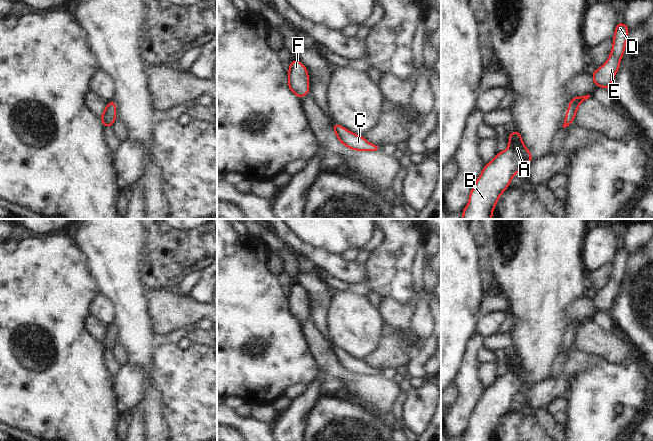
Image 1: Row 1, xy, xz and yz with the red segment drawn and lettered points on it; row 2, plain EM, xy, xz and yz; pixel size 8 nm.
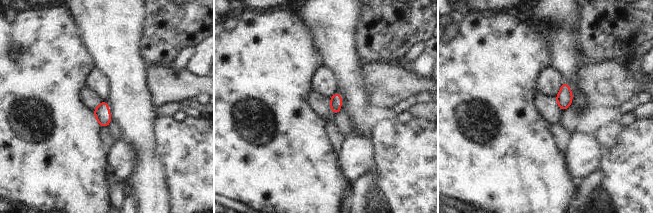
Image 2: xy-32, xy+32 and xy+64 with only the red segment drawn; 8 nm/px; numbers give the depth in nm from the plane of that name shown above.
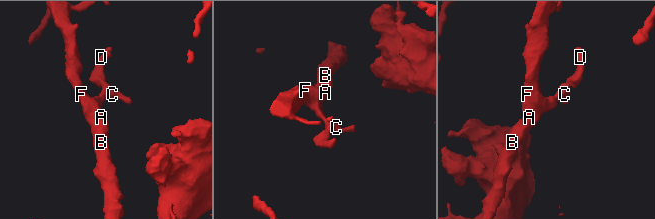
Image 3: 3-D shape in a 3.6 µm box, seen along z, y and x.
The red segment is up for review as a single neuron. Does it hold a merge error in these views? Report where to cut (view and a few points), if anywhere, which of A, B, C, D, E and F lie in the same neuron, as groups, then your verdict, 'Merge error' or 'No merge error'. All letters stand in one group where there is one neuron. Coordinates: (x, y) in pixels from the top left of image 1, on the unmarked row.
No split. Groups: A B C D E F. No merge error

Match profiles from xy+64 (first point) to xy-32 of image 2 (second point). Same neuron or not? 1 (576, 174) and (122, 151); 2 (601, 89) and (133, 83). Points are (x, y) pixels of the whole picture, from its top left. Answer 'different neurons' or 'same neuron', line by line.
1: same neuron
2: different neurons

